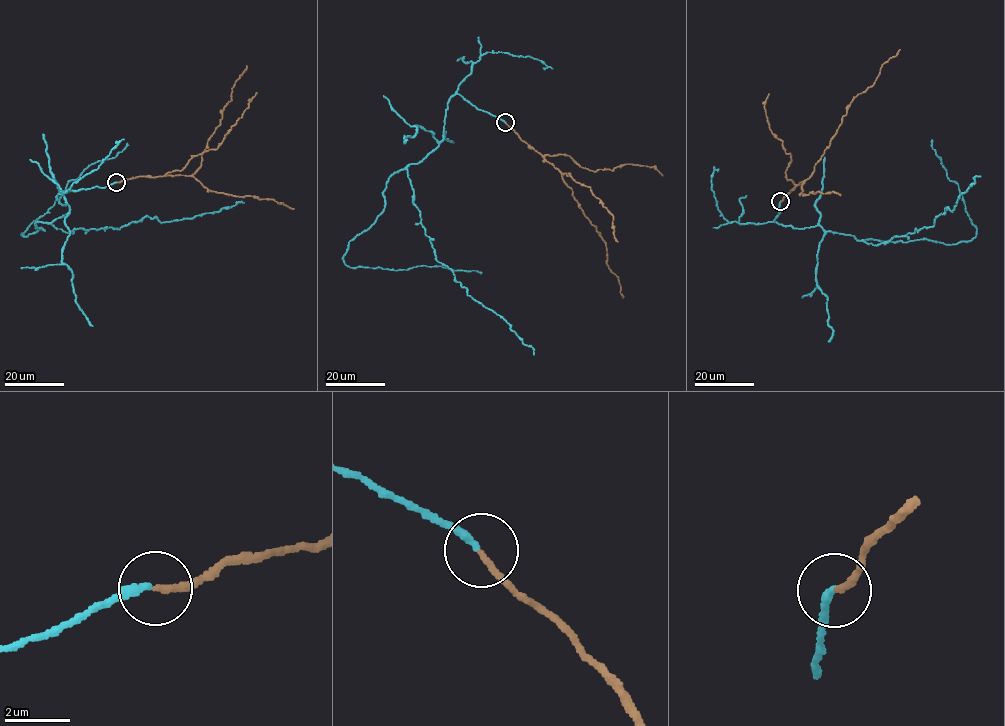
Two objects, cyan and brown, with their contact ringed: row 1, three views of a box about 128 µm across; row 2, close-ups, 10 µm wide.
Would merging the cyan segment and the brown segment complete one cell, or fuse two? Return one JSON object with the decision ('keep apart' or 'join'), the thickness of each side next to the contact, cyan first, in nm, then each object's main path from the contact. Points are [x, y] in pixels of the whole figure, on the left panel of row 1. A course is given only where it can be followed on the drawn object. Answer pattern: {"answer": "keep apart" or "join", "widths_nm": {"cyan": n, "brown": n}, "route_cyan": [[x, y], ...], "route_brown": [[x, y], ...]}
{"answer": "join", "widths_nm": {"cyan": 240, "brown": 180}, "route_cyan": [[116, 182], [58, 193], [70, 211], [35, 224], [45, 231], [21, 234], [70, 180], [127, 143]], "route_brown": [[116, 182], [191, 176], [246, 65]]}

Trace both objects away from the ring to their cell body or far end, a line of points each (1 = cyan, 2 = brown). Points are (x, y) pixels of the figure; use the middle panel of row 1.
1: (505, 122), (460, 95), (450, 98), (439, 144), (389, 178), (384, 208), (343, 258), (350, 267), (481, 273)
2: (505, 122), (557, 168), (573, 192), (578, 206), (600, 232), (608, 256), (606, 263), (617, 277), (623, 298)

